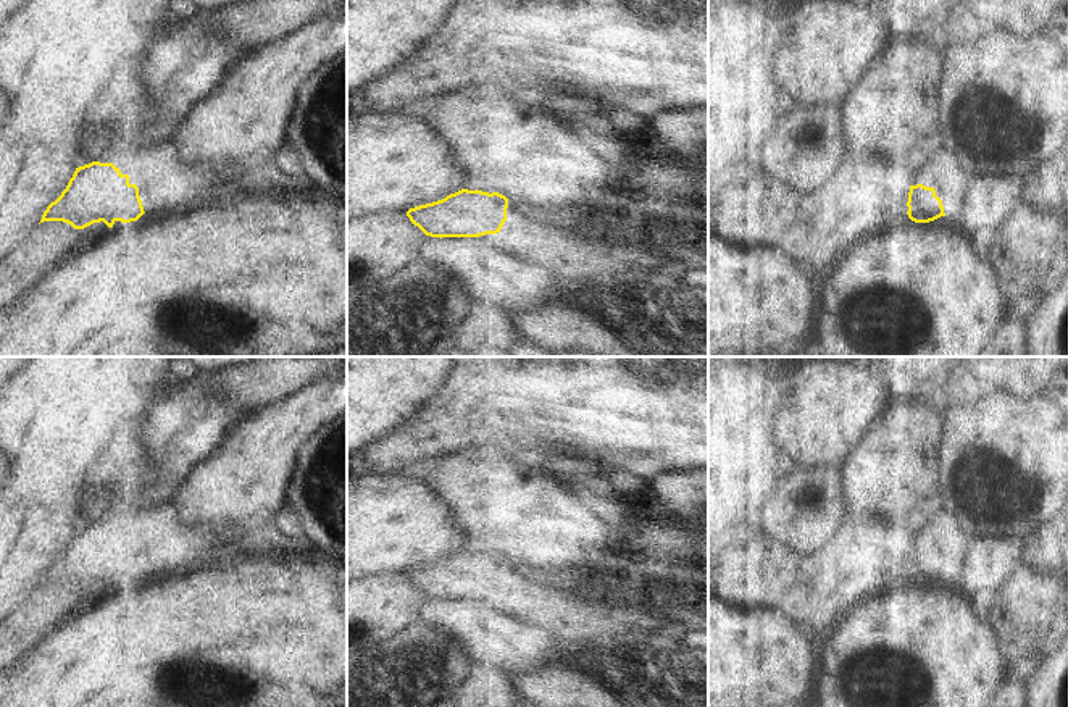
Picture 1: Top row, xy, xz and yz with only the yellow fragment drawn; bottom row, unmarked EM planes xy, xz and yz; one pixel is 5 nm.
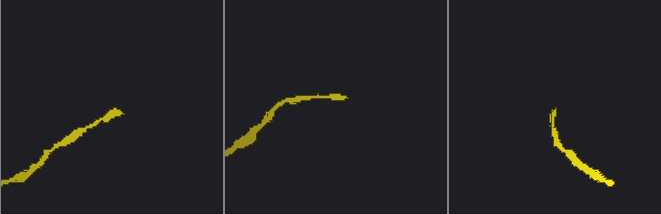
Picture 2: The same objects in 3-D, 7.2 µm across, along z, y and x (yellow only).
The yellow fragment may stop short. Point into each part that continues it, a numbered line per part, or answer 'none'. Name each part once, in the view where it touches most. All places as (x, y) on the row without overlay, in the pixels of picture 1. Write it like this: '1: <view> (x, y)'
1: xy (166, 544)

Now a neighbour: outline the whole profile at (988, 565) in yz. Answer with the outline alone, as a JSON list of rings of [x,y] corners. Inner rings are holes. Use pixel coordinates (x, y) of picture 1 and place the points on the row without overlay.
[[[970,539],[960,570],[947,583],[978,607],[986,607],[1026,567],[1024,546],[997,539]]]

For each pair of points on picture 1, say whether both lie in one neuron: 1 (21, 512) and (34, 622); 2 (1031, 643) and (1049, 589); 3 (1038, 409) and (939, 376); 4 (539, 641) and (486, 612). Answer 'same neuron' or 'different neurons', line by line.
1: different neurons
2: same neuron
3: different neurons
4: same neuron

